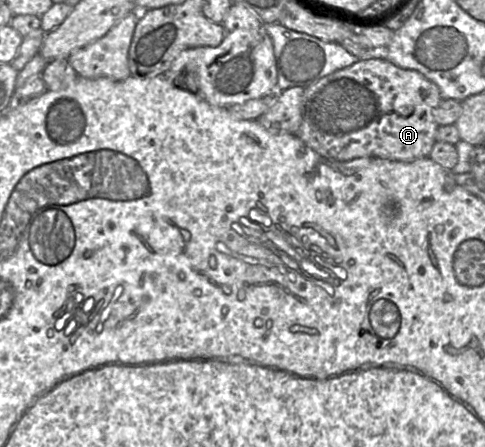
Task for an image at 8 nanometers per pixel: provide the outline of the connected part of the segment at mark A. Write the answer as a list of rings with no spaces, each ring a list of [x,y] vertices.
[[[371,58],[337,70],[304,89],[302,122],[296,136],[319,155],[336,161],[380,158],[413,161],[428,157],[439,126],[434,110],[442,100],[439,88],[415,70],[396,66],[387,59]]]

